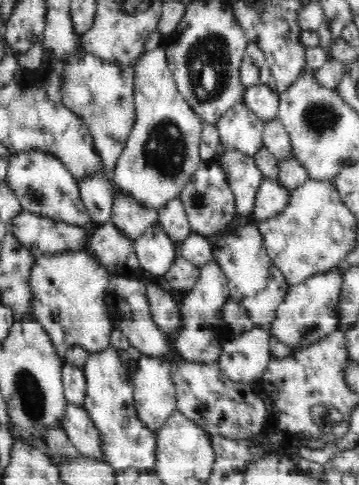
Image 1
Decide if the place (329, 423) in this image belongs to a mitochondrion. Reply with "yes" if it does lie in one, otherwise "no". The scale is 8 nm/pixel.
yes

